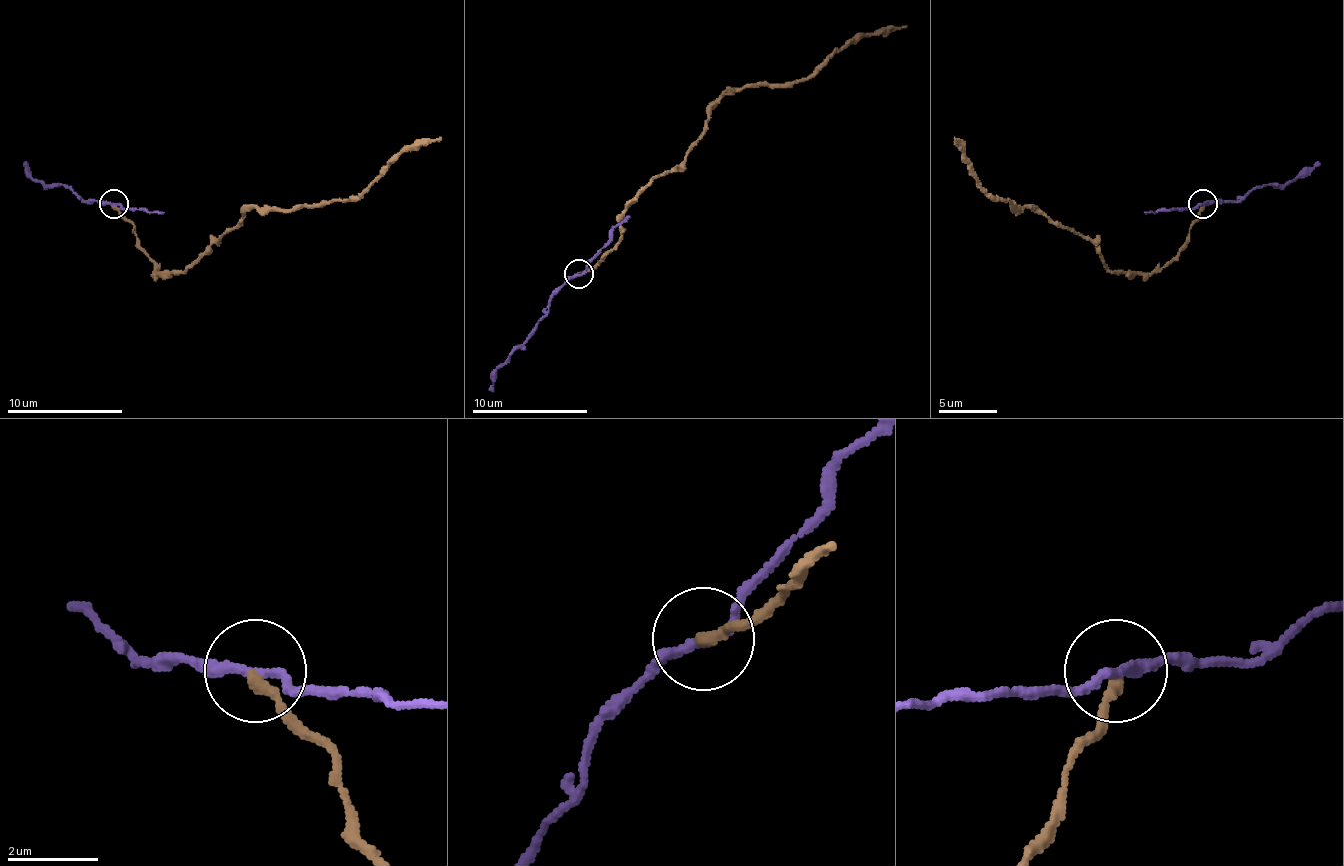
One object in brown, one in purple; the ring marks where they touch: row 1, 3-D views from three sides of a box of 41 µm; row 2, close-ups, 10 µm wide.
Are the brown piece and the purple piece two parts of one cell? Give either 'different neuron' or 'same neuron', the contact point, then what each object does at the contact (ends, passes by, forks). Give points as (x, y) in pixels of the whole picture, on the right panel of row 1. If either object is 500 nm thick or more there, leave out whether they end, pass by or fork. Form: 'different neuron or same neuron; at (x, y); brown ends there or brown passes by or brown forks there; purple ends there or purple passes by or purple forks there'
different neuron; at (1202, 203); brown ends there; purple passes by

